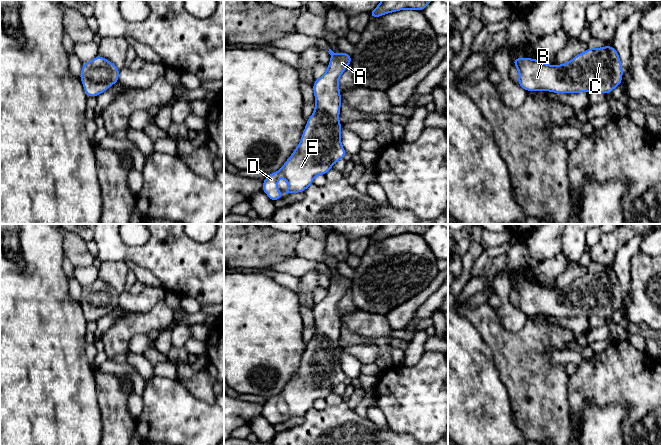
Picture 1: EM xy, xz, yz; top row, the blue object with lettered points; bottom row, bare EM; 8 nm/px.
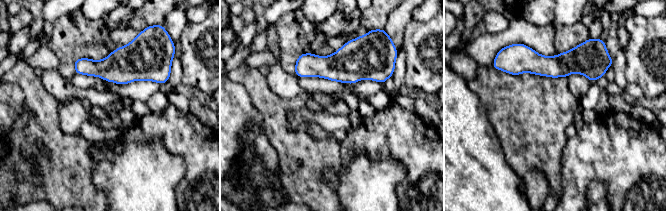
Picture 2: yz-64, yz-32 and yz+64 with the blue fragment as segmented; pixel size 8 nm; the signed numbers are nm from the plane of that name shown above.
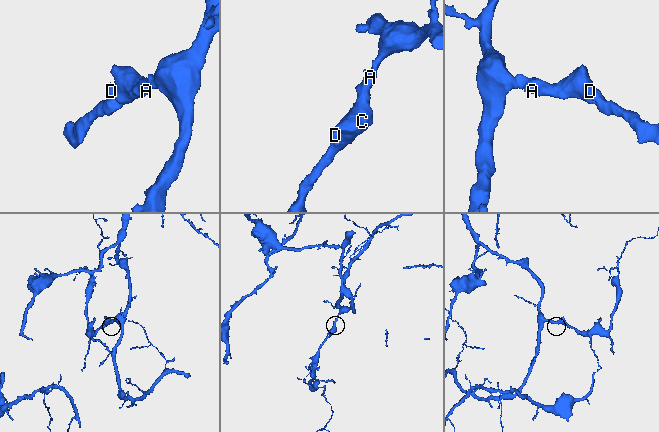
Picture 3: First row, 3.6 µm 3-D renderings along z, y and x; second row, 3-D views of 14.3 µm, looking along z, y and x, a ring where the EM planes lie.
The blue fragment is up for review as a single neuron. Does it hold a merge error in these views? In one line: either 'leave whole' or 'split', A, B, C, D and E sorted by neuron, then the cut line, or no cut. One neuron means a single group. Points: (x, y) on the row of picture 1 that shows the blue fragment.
leave whole | A B C D E | no cut

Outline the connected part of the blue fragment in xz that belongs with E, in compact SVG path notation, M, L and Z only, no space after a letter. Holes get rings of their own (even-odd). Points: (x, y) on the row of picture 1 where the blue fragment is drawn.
M329 49L328 52L331 55L331 60L328 64L327 70L319 79L316 79L314 81L314 84L312 85L313 91L314 91L314 96L315 96L315 110L312 113L312 115L306 121L307 126L304 128L304 130L302 132L301 141L299 142L297 148L293 151L292 155L285 161L283 167L280 170L267 175L265 180L263 181L262 191L264 191L267 194L267 196L269 197L269 199L272 200L273 202L275 202L278 199L282 199L284 197L284 195L287 194L287 193L304 192L311 184L313 184L313 180L317 175L327 174L332 169L333 164L338 162L341 159L344 159L346 154L347 154L344 147L341 144L340 133L341 133L341 129L342 129L342 124L339 123L339 114L340 114L340 108L341 108L341 93L340 93L340 89L339 89L339 85L338 85L338 80L339 80L340 76L343 74L343 72L345 71L345 69L351 64L352 55L344 53L344 52L340 52L339 54L335 54L331 49ZM279 177L283 177L287 181L288 187L287 187L287 191L286 191L285 194L283 194L283 193L281 193L277 190L278 189L278 178Z

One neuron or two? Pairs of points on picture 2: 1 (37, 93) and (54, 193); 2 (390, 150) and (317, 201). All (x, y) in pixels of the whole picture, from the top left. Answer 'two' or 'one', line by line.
1: one
2: two

